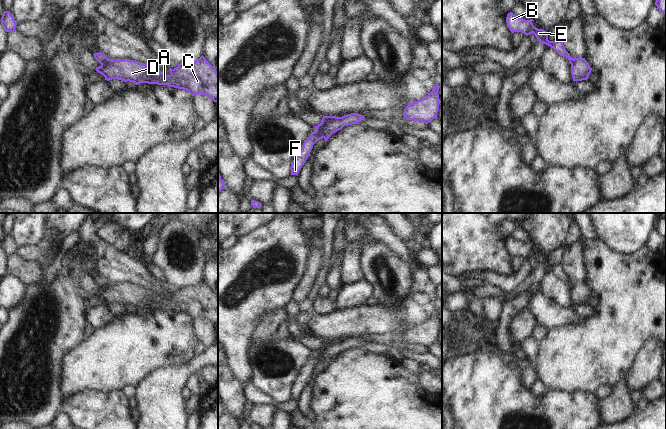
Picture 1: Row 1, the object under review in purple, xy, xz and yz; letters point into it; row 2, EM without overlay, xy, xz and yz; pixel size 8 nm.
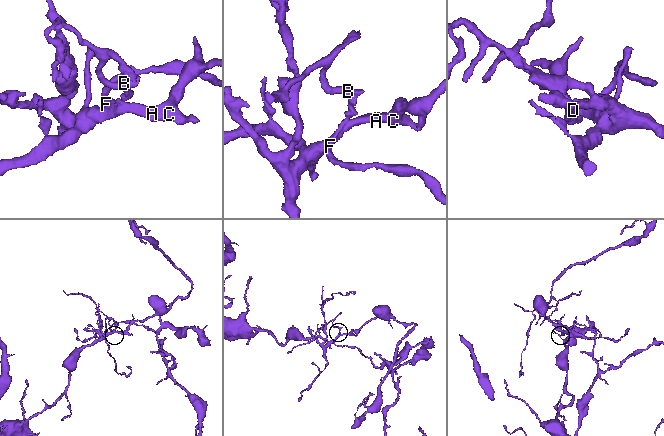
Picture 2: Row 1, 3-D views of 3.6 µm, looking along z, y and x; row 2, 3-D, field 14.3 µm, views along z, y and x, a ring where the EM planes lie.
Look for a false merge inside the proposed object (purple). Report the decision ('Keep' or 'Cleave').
Cleave.

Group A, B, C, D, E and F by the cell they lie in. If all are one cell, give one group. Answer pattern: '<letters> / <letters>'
A C D / B E F

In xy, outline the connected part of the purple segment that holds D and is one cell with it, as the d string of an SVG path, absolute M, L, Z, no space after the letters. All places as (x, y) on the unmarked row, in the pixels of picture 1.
M202 279L196 285L182 286L170 298L162 297L158 292L134 284L108 283L95 293L105 304L122 304L140 307L168 309L183 313L192 320L202 318L218 326L218 296Z

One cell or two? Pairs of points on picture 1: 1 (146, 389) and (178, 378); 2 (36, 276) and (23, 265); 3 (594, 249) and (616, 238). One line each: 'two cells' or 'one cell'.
1: one cell
2: one cell
3: two cells

